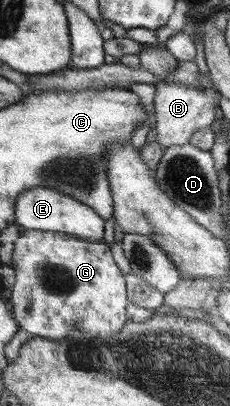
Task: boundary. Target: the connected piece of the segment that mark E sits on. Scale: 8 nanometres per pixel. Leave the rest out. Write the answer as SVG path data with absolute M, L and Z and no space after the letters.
M38 186L37 189L26 190L17 199L17 224L30 230L50 230L62 232L76 238L84 238L90 242L104 241L104 218L92 207L80 203L61 191Z

